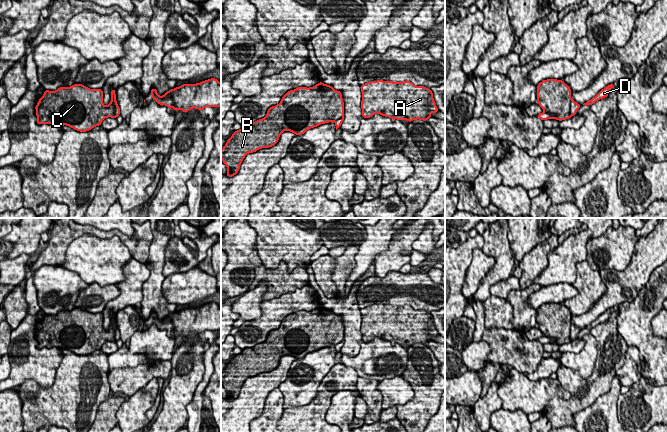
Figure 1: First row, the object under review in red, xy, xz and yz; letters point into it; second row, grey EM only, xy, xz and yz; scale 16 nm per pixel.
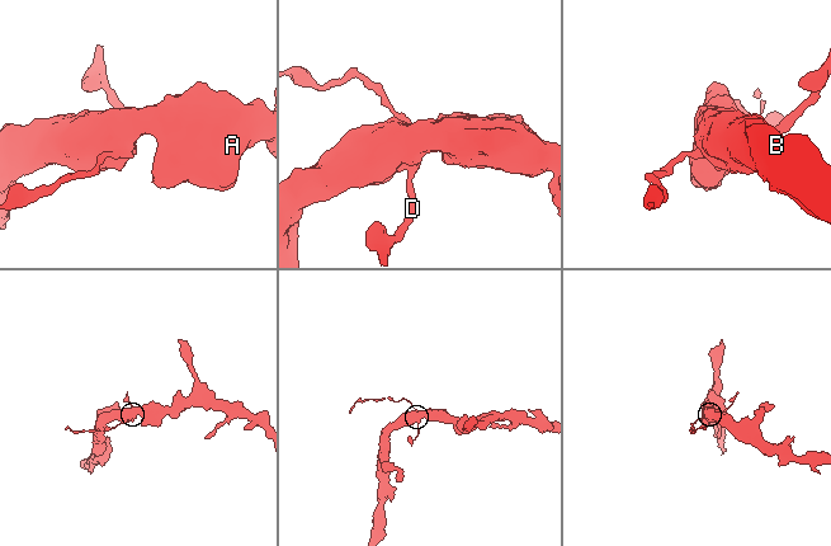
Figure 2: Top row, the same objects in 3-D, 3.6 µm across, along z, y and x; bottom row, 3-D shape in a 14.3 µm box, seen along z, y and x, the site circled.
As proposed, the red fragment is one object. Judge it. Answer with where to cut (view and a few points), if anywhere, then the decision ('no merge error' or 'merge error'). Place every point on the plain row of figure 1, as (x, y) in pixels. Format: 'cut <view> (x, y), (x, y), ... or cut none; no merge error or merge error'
cut yz (571, 323), (570, 340); merge error

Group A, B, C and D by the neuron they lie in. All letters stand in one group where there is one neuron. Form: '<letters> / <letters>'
A B C / D

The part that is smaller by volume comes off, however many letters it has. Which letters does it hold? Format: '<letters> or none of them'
D

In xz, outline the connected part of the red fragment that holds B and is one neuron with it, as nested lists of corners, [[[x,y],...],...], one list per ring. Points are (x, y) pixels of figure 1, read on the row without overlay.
[[[319,306],[313,311],[288,315],[266,340],[235,355],[221,373],[227,391],[226,400],[236,399],[249,377],[274,370],[284,355],[303,359],[321,348],[336,345],[344,339],[342,317]]]

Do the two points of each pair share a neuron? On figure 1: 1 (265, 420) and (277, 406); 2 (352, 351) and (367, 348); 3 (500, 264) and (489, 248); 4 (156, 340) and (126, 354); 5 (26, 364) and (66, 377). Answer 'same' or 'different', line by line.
1: same
2: different
3: same
4: same
5: different

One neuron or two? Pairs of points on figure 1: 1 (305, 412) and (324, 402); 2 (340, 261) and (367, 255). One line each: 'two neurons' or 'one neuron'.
1: one neuron
2: two neurons

